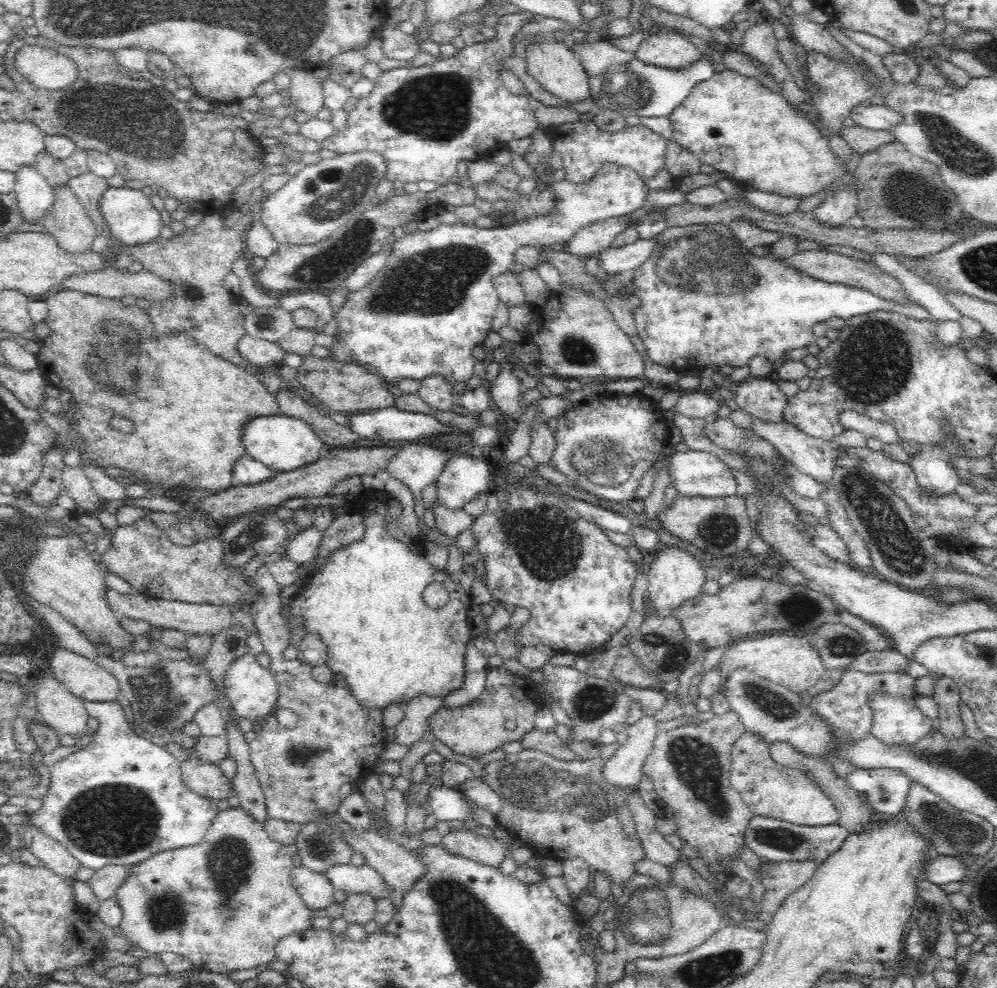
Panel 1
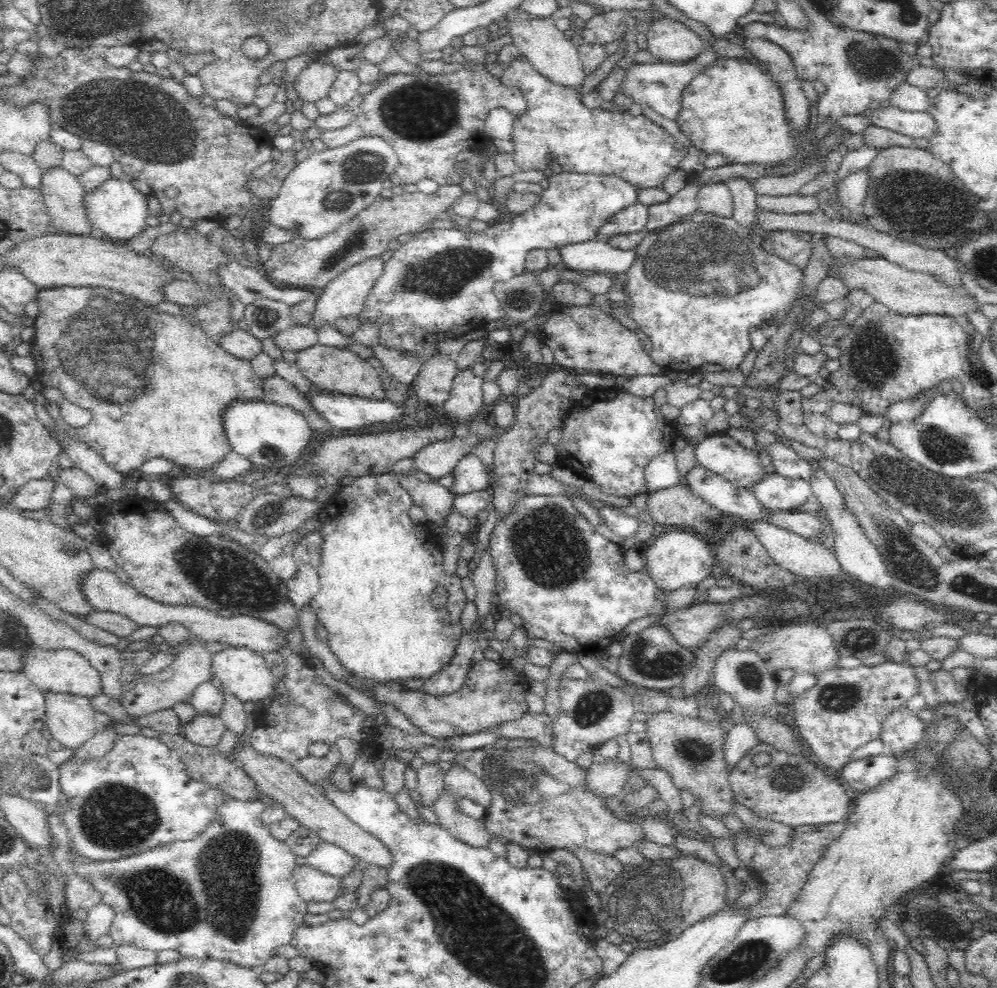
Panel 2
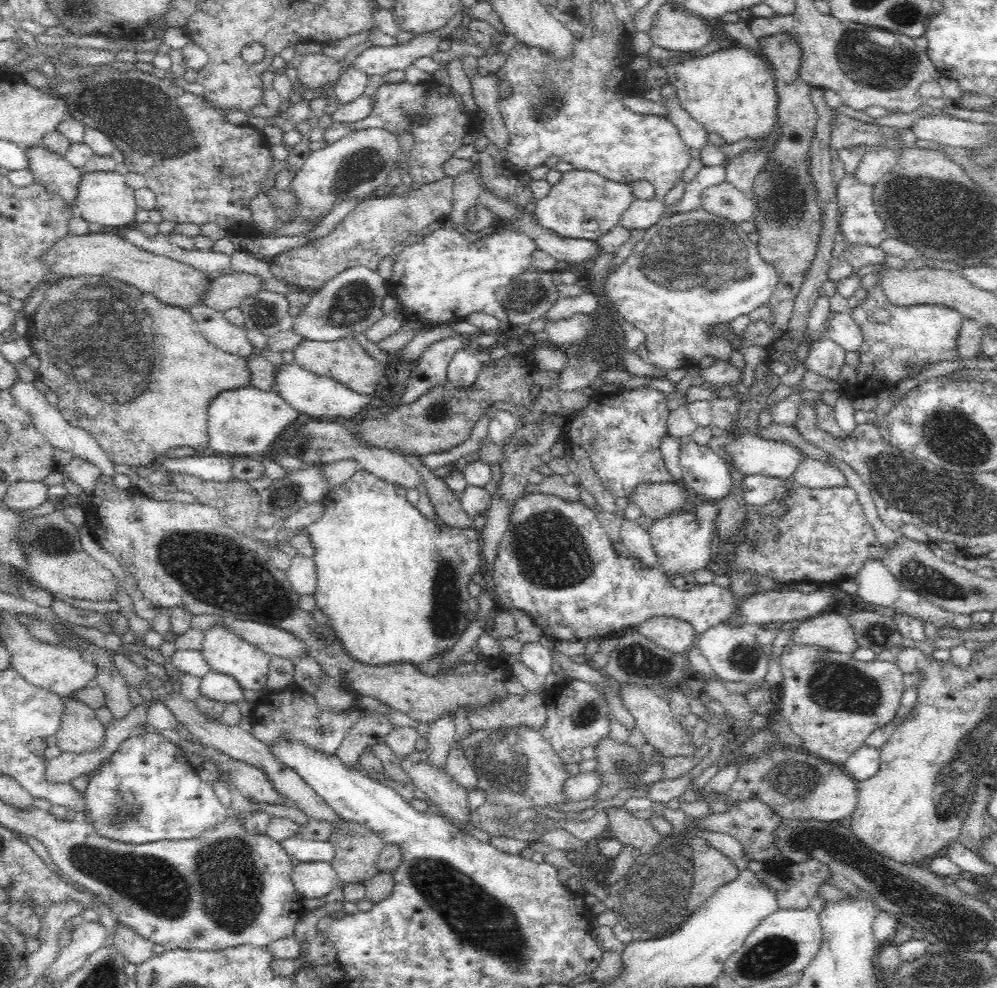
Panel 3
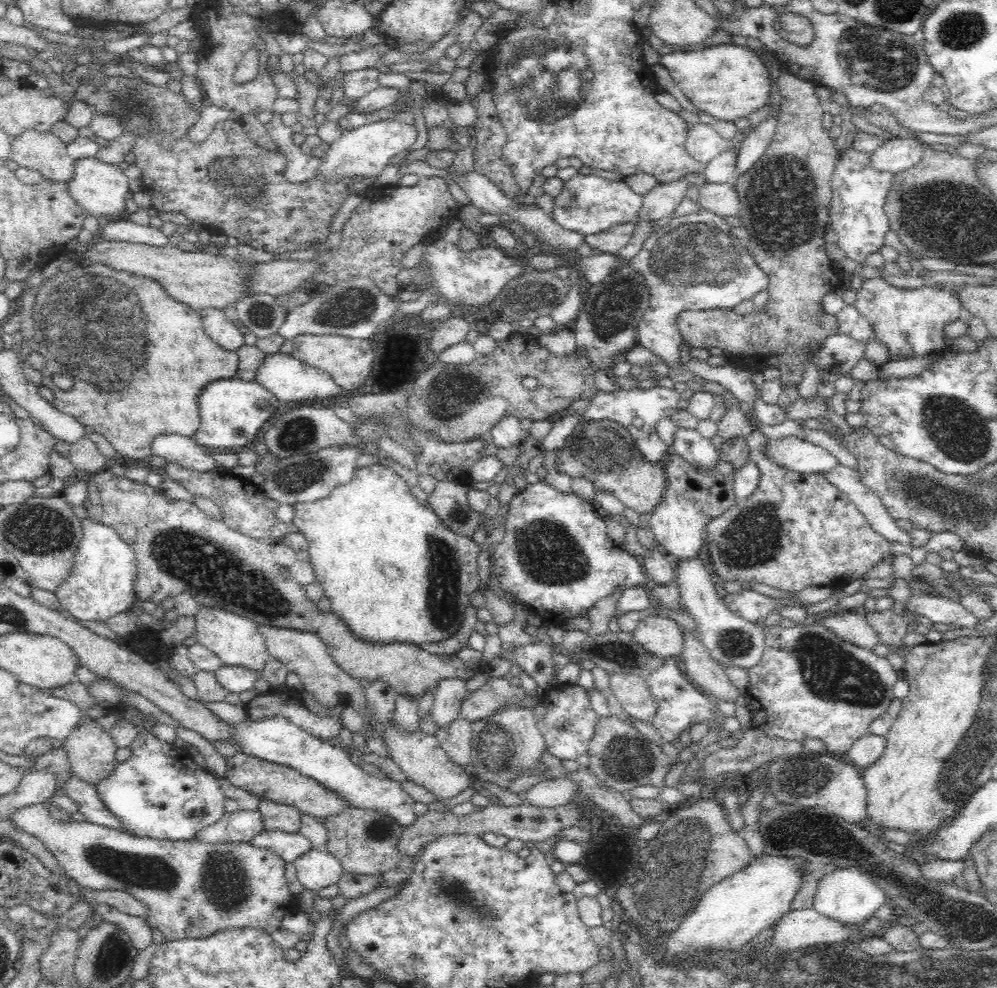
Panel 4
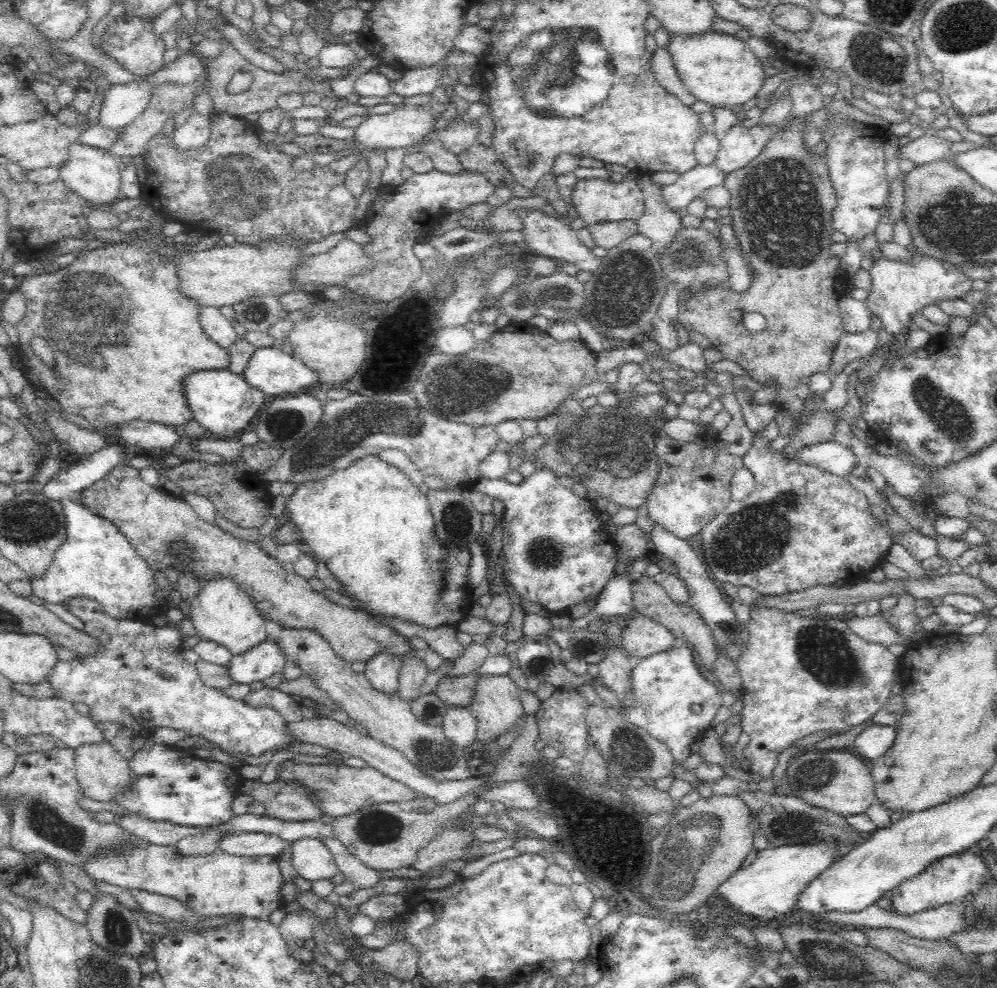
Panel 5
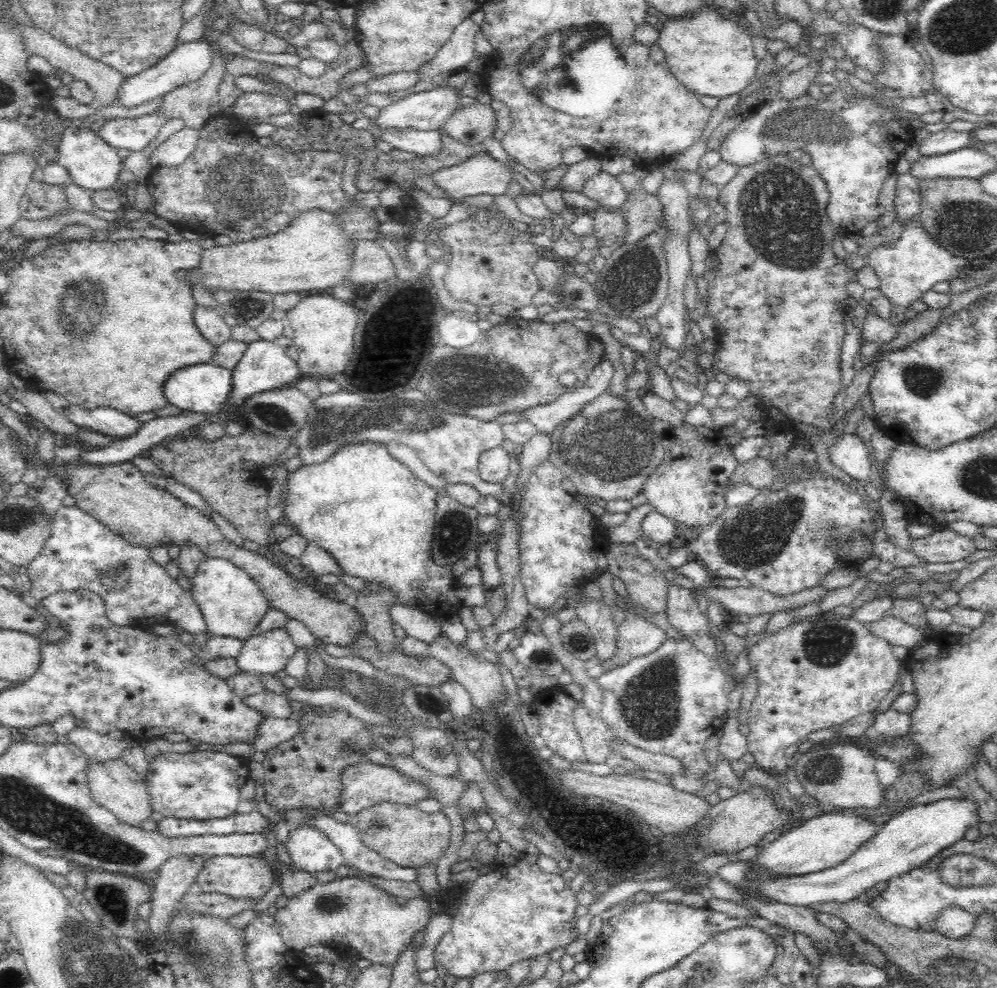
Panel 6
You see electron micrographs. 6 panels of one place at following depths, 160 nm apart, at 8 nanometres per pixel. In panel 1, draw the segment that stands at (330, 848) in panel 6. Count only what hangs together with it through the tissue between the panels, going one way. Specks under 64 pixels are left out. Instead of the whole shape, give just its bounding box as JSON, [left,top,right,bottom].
[291,865,335,910]

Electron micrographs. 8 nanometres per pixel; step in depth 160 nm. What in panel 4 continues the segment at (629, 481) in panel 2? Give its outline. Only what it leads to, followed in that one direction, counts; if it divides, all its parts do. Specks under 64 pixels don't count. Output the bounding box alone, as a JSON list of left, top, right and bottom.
[585,385,680,462]

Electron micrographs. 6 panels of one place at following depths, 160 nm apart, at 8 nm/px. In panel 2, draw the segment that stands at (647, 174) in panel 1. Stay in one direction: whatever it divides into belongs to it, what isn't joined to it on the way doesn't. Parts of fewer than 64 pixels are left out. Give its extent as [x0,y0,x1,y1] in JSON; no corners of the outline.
[499,53,689,190]

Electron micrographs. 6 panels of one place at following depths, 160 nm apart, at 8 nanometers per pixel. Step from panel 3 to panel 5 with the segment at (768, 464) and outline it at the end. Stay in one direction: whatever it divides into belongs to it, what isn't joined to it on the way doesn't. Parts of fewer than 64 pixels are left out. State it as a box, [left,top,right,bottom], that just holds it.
[797,439,857,478]

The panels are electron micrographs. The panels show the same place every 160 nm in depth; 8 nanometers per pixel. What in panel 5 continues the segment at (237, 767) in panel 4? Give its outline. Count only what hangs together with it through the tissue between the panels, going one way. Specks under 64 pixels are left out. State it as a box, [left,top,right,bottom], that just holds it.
[277,761,417,817]

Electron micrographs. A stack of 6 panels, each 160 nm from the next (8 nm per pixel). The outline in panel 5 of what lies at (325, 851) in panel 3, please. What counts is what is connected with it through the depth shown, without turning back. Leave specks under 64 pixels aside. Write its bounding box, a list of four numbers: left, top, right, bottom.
[218,832,291,856]

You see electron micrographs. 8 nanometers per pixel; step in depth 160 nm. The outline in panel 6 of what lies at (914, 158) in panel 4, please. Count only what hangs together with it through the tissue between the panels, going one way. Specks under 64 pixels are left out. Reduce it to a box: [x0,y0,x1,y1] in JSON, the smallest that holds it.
[920,130,973,156]

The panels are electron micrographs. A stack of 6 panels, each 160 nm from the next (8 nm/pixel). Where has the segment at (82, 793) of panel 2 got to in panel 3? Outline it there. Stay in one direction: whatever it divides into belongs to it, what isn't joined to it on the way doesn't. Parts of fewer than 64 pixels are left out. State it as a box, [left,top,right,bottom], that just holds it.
[84,732,230,844]

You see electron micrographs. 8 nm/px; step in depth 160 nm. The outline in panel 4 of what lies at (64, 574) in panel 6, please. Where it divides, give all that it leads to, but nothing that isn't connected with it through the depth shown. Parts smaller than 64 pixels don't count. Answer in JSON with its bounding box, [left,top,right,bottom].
[54,519,138,621]

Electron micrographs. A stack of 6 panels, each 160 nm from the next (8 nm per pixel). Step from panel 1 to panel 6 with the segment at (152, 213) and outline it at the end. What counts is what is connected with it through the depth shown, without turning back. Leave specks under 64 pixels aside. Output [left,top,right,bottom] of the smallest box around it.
[57,127,123,190]

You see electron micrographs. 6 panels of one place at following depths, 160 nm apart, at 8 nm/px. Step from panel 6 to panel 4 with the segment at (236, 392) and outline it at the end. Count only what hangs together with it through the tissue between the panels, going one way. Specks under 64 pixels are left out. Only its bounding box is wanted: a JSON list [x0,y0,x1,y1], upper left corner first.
[254,351,343,404]

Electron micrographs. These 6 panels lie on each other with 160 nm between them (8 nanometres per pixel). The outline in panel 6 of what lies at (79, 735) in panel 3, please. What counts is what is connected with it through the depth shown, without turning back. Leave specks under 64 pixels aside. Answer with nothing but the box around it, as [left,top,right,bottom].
[87,758,154,828]

